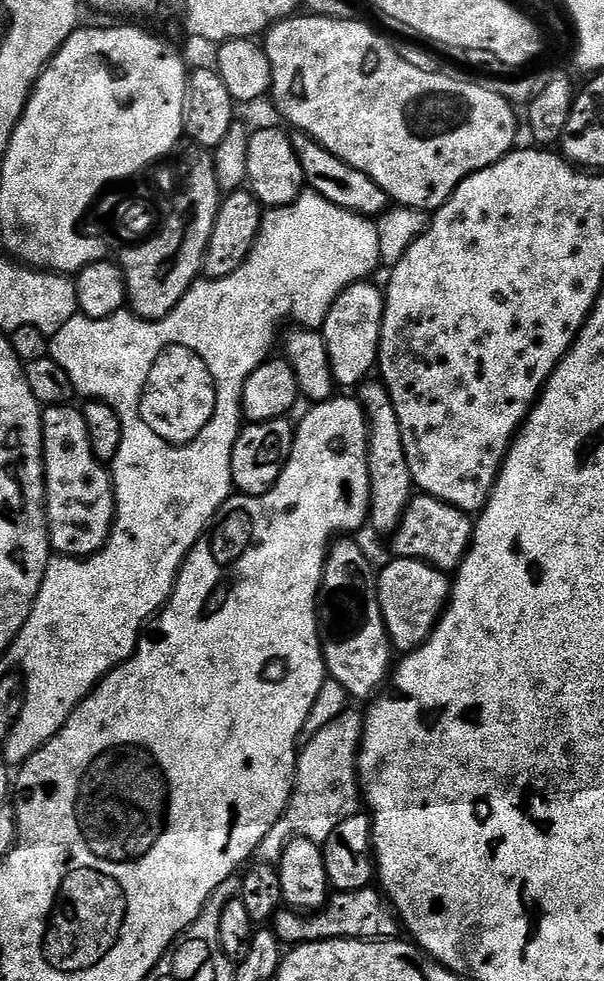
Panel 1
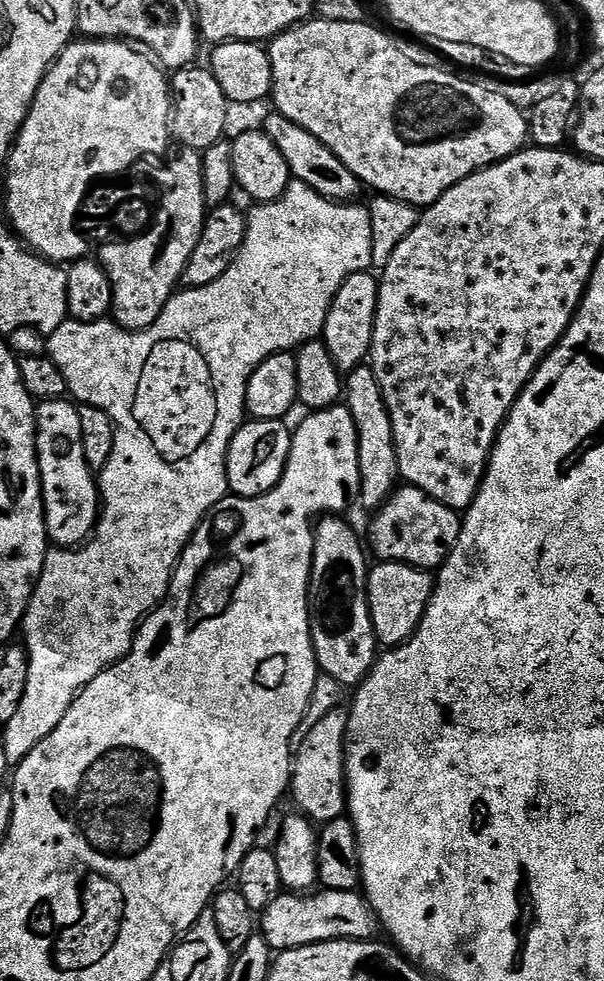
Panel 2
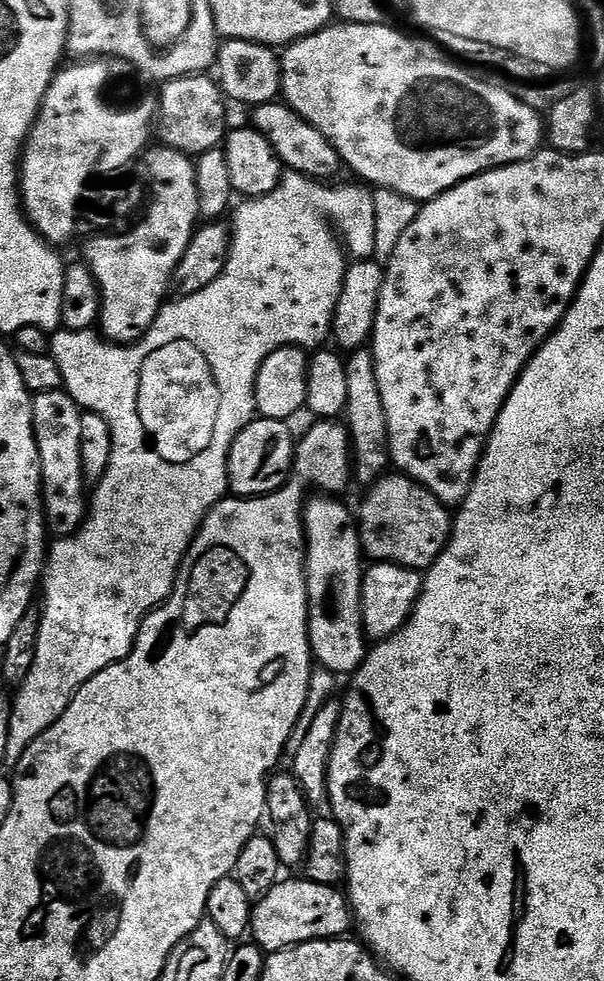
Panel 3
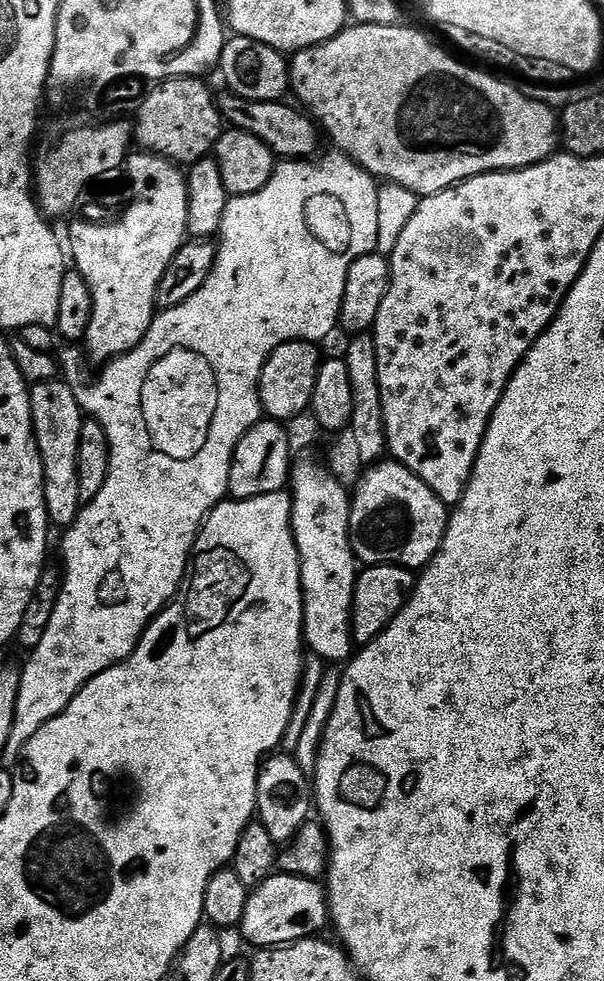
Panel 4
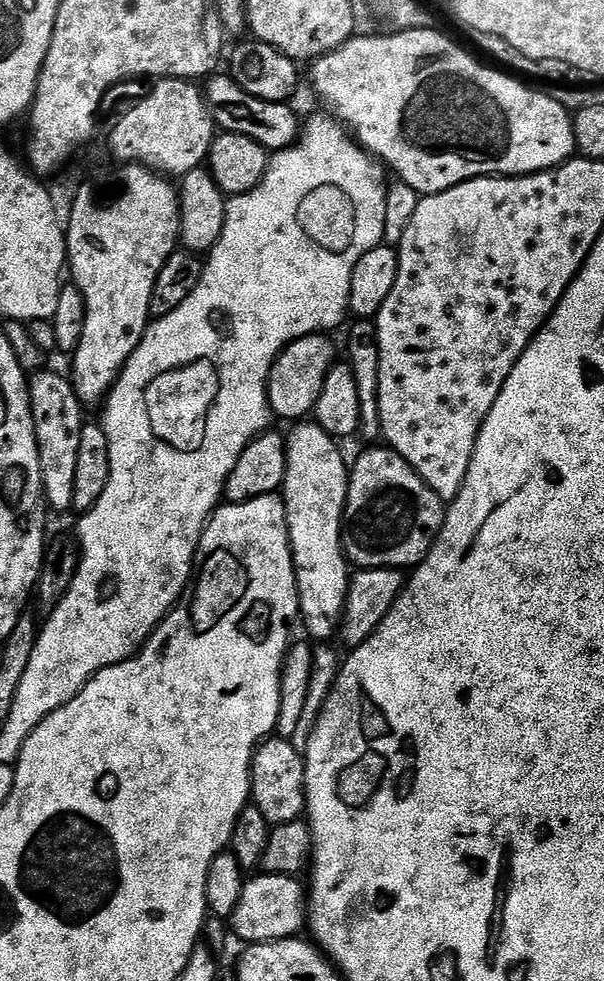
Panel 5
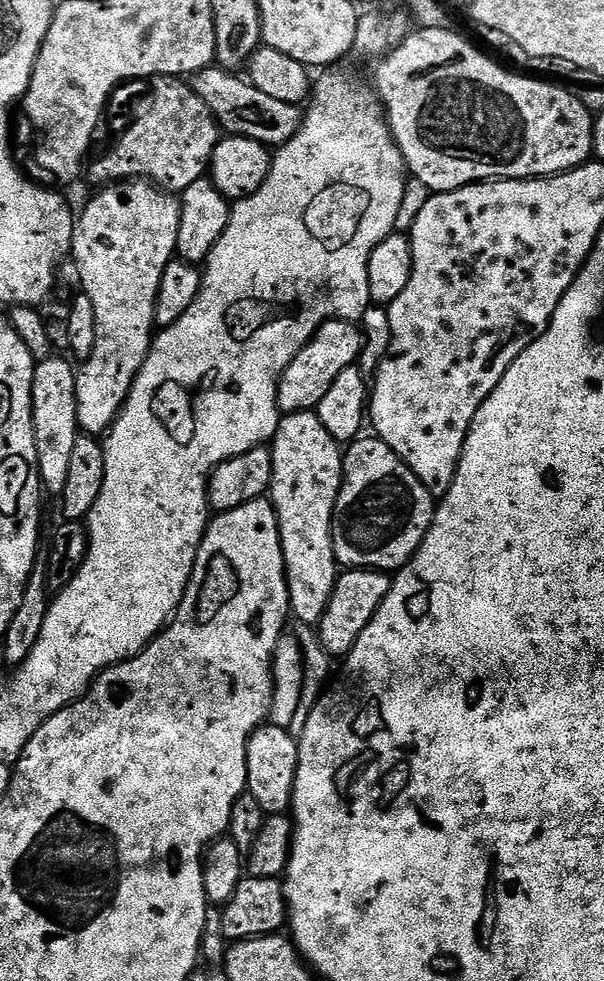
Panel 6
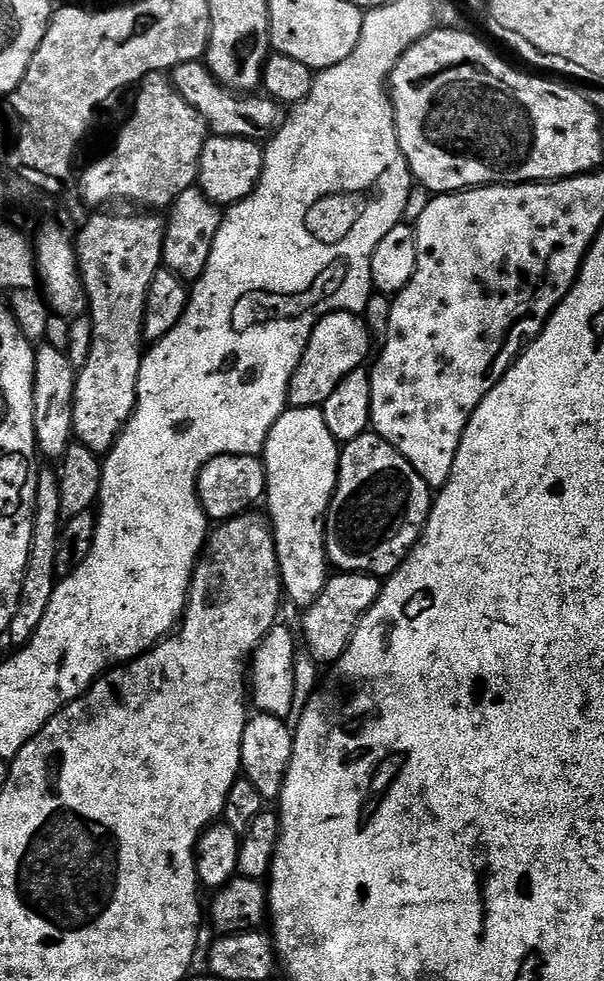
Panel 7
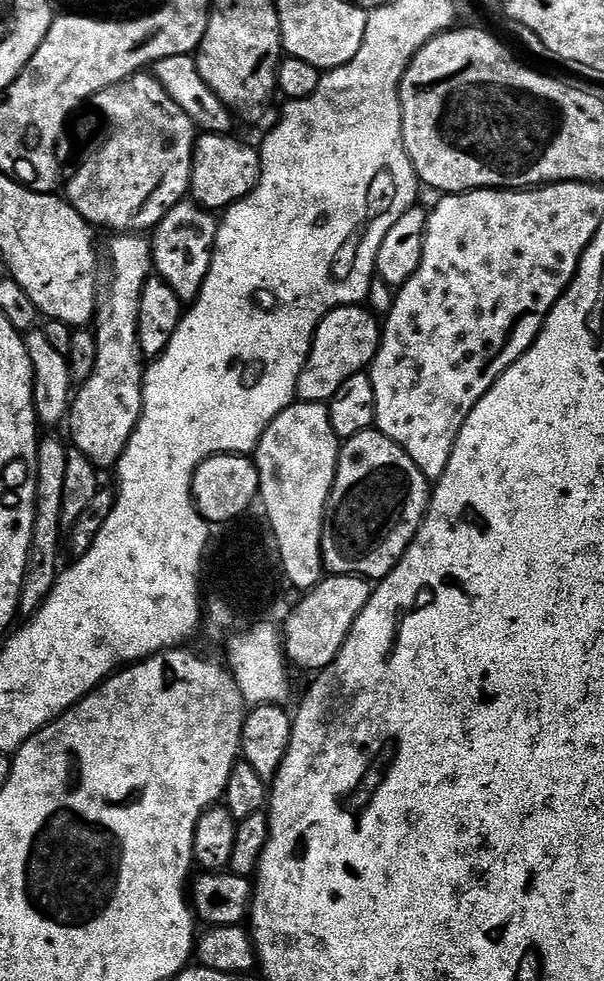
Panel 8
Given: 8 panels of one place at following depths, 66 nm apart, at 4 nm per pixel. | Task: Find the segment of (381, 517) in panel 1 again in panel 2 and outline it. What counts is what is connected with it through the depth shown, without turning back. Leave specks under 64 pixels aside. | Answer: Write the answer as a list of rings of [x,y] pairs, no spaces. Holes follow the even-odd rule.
[[[371,366],[359,367],[347,373],[342,400],[350,410],[358,430],[358,500],[361,505],[364,503],[371,510],[378,510],[392,497],[402,477],[394,442],[394,422],[390,422],[390,410],[386,406],[386,398],[382,398],[382,386],[378,386],[378,374],[374,374]]]

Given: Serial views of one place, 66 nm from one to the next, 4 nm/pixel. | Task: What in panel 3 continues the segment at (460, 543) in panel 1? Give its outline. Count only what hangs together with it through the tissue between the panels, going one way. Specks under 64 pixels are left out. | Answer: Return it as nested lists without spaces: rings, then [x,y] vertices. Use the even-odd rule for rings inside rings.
[[[386,474],[371,485],[360,512],[358,508],[361,549],[372,562],[427,570],[448,545],[448,539],[452,536],[453,517],[429,488],[423,488],[403,474],[392,475]]]

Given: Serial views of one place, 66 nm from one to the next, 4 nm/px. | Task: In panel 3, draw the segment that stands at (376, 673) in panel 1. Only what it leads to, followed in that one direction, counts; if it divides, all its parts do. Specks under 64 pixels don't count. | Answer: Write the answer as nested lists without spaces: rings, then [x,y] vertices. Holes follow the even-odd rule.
[[[320,494],[317,497],[317,500],[309,499],[304,506],[304,542],[306,545],[304,573],[308,579],[308,641],[312,647],[312,655],[315,663],[319,667],[321,664],[328,672],[348,672],[347,674],[355,674],[370,651],[370,644],[364,635],[364,623],[362,622],[362,582],[364,581],[364,573],[366,571],[366,557],[360,546],[360,529],[353,509],[351,512],[346,505],[339,504],[336,501],[339,499],[333,498],[331,495]]]

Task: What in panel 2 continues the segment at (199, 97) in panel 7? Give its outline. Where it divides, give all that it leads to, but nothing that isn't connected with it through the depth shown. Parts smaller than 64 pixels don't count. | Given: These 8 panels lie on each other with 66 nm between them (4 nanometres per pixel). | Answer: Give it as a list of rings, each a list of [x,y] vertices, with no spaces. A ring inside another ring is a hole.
[[[272,114],[272,117],[262,124],[262,128],[274,144],[282,150],[288,168],[295,179],[301,180],[306,186],[325,196],[327,200],[352,202],[357,199],[356,195],[362,191],[360,180],[350,170],[350,166],[346,166],[346,162],[342,162],[342,158],[338,158],[338,154],[334,154],[330,146],[318,142],[318,138],[310,134],[310,130],[298,126],[298,122],[290,122],[290,118],[279,114]]]

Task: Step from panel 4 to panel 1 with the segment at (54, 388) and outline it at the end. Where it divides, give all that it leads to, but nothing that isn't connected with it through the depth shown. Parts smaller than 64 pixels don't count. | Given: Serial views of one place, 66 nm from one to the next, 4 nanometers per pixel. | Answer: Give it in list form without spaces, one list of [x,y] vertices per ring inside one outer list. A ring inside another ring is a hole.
[[[63,404],[57,408],[44,408],[40,421],[44,427],[44,514],[48,521],[48,543],[57,556],[93,556],[108,541],[112,532],[112,520],[116,517],[116,495],[112,489],[112,474],[90,450],[90,434],[86,434],[86,418],[79,407]]]

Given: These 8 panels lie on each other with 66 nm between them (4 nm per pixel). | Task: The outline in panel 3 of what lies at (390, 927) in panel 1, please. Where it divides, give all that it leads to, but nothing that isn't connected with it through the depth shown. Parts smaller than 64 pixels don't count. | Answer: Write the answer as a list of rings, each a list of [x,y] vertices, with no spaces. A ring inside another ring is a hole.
[[[307,878],[301,880],[281,879],[279,884],[270,890],[261,900],[255,901],[252,906],[252,927],[250,929],[251,943],[257,944],[265,954],[281,952],[284,948],[293,948],[306,942],[315,940],[335,940],[343,937],[348,927],[353,927],[354,913],[348,907],[348,897],[339,887],[331,884],[319,884]]]

